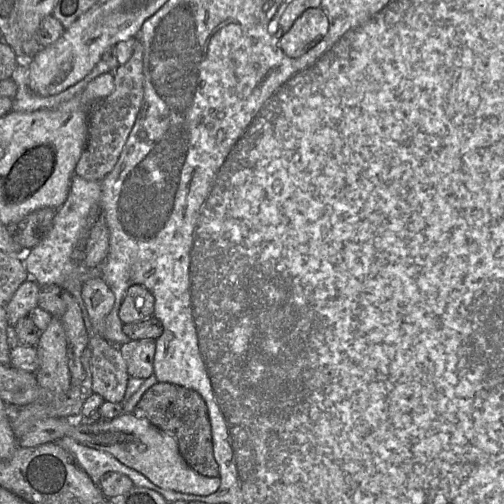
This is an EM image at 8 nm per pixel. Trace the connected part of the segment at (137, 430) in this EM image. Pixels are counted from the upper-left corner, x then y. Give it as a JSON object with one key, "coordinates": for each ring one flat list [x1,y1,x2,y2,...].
{"coordinates":[[133,413,122,414,110,421,91,425,70,423,64,418,48,418,37,421,19,439,18,445,29,448,69,437,78,443,114,456,125,466,134,469,148,478,156,486,185,494,207,496,220,486,219,477,207,477,194,471,180,454,177,440,148,420,136,417]]}

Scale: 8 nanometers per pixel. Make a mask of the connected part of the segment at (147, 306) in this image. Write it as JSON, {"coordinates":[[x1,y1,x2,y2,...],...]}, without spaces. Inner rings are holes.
{"coordinates":[[134,284,127,290,119,309,119,317,125,323,141,321,153,316,155,298,144,286]]}

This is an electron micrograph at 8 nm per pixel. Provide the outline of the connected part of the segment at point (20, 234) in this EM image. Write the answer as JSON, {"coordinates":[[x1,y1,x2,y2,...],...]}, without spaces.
{"coordinates":[[54,208,36,210,21,220,7,225,13,240,23,249,37,246,50,231,56,214]]}

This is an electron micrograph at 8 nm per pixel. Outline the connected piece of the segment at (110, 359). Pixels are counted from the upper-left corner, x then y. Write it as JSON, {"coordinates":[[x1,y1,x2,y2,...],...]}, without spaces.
{"coordinates":[[98,334,88,341,91,351,92,390,105,401,122,402,130,378,119,348]]}

